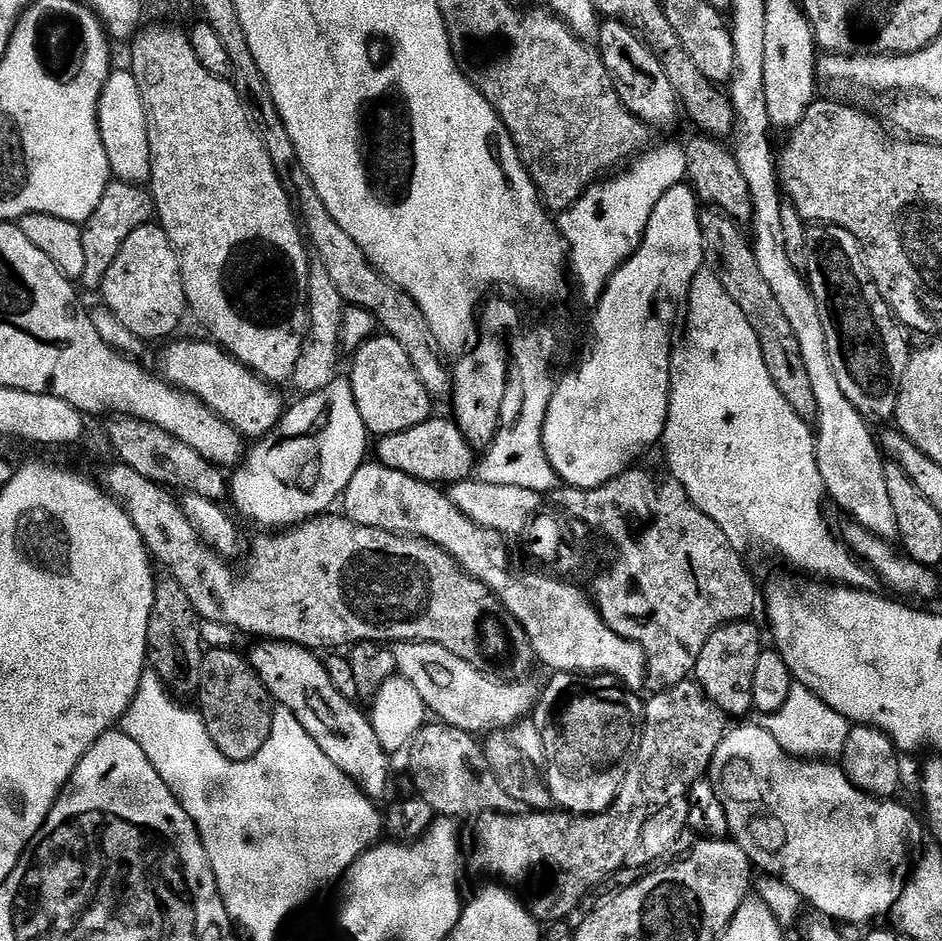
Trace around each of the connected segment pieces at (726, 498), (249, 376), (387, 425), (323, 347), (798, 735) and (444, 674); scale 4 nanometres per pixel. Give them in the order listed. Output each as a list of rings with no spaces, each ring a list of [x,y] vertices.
[[[702,270],[694,278],[682,328],[683,324],[684,333],[679,333],[672,345],[672,385],[662,449],[668,455],[667,471],[686,490],[689,502],[706,518],[718,522],[722,534],[741,554],[753,544],[766,555],[785,560],[790,567],[809,572],[809,577],[817,581],[875,589],[876,573],[853,554],[837,533],[832,533],[824,517],[820,503],[825,502],[826,493],[816,461],[813,425],[796,413],[782,398],[782,390],[774,386],[774,378],[770,378],[762,358],[762,346],[758,346],[758,334],[754,334],[746,314],[738,310],[737,303],[711,271]]]
[[[207,339],[175,340],[160,356],[159,375],[168,384],[196,396],[241,437],[248,439],[249,436],[249,441],[255,442],[276,428],[276,423],[284,417],[286,403],[273,385],[244,364],[239,364],[215,342]]]
[[[372,336],[360,345],[351,360],[350,383],[356,413],[373,437],[379,438],[410,430],[410,426],[418,426],[433,415],[434,401],[426,394],[422,382],[418,382],[418,374],[414,374],[414,366],[410,366],[410,356],[406,354],[406,350],[402,350],[402,346],[398,346],[392,336]]]
[[[319,262],[313,263],[308,270],[308,332],[298,354],[298,362],[294,362],[294,374],[290,381],[291,387],[296,387],[300,394],[322,390],[329,382],[337,379],[336,367],[342,358],[339,334],[345,307],[342,294],[338,294],[330,274],[326,274],[326,266]]]
[[[793,683],[782,710],[761,715],[758,723],[762,730],[770,734],[770,738],[774,738],[774,742],[778,742],[778,746],[782,746],[784,752],[797,758],[839,757],[846,746],[850,727],[850,721],[845,716],[826,706],[822,698],[798,683]]]
[[[405,640],[395,645],[394,651],[397,673],[404,676],[406,682],[410,682],[414,690],[418,690],[418,694],[422,694],[425,709],[431,715],[433,712],[436,715],[433,717],[439,723],[454,726],[459,732],[487,734],[493,730],[508,730],[519,724],[536,707],[538,688],[531,684],[531,679],[508,678],[501,682],[495,675],[462,662],[458,654],[450,654],[450,650],[437,644],[427,644],[424,640]]]

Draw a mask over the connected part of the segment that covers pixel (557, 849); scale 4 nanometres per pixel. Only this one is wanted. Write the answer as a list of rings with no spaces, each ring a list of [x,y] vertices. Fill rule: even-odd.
[[[692,678],[681,684],[661,687],[657,692],[660,692],[657,696],[647,697],[634,763],[623,773],[616,801],[605,812],[599,812],[596,816],[574,816],[563,810],[528,810],[523,814],[488,812],[475,821],[476,849],[472,852],[473,866],[480,872],[489,872],[492,876],[509,880],[504,881],[509,885],[520,884],[519,891],[535,920],[547,922],[570,915],[579,906],[588,888],[602,883],[607,876],[608,879],[615,877],[627,865],[630,850],[638,846],[648,817],[663,805],[660,803],[667,796],[675,794],[680,780],[686,779],[688,772],[700,778],[711,769],[712,759],[726,731],[724,711],[710,702],[708,695]]]

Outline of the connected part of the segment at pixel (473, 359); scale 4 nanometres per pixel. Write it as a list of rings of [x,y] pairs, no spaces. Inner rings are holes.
[[[480,340],[459,353],[460,360],[451,369],[452,399],[450,401],[451,419],[455,420],[462,438],[473,450],[483,450],[491,446],[498,432],[502,398],[506,398],[508,385],[508,360],[505,341]]]

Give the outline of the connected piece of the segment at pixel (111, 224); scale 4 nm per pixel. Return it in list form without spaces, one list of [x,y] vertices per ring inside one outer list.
[[[119,182],[109,184],[106,194],[102,194],[102,202],[98,202],[98,210],[94,210],[94,214],[90,214],[90,218],[82,226],[84,266],[79,283],[85,284],[88,288],[103,289],[106,273],[110,271],[110,266],[114,266],[114,258],[118,258],[118,250],[122,250],[122,242],[130,238],[134,230],[149,223],[153,216],[152,194],[147,187]]]

